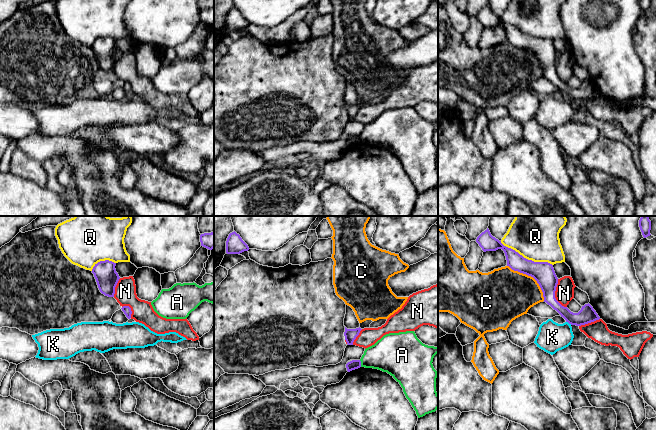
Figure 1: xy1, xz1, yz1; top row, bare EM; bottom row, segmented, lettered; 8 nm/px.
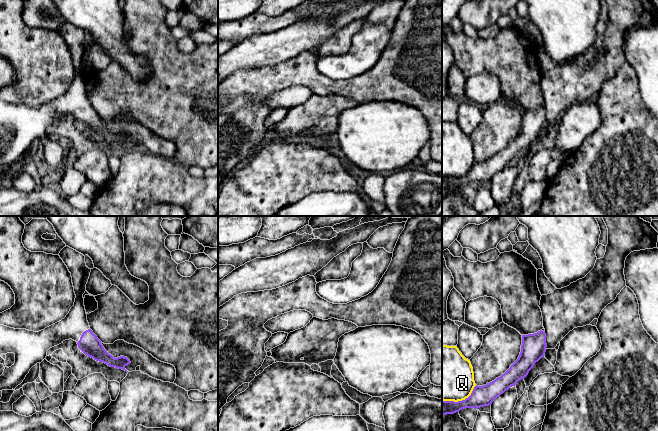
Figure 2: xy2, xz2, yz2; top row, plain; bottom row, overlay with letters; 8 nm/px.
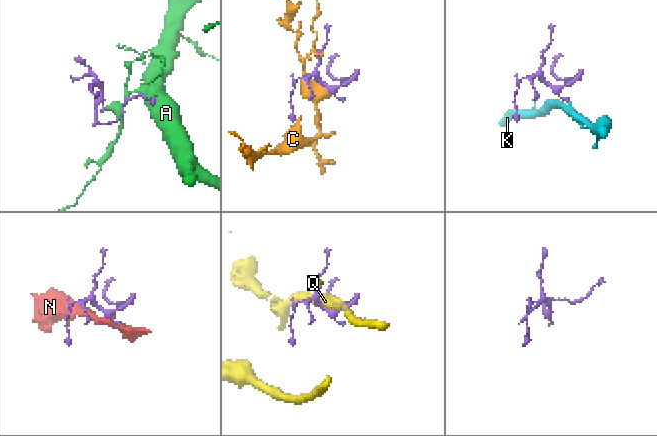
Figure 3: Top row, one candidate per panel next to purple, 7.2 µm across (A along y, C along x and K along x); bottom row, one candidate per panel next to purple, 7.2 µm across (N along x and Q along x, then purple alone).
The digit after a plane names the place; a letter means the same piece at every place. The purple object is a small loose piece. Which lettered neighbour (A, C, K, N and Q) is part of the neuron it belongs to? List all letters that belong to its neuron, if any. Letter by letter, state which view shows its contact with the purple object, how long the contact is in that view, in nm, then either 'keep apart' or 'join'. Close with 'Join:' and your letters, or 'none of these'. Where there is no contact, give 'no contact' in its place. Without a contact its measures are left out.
A: contact in xz1; length 60 nm; keep apart
C: contact in yz1; length 420 nm; keep apart
K: contact in yz1; length 50 nm; keep apart
N: contact in yz1; length 240 nm; keep apart
Q: contact in yz1; length 460 nm; keep apart
Join: none of these

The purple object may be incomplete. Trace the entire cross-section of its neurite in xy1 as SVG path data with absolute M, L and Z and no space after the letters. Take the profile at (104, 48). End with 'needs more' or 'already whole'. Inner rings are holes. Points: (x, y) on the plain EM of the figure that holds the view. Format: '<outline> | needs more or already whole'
M105 36L95 40L92 45L100 68L108 73L114 73L115 63L120 55L115 42L116 39Z | already whole

